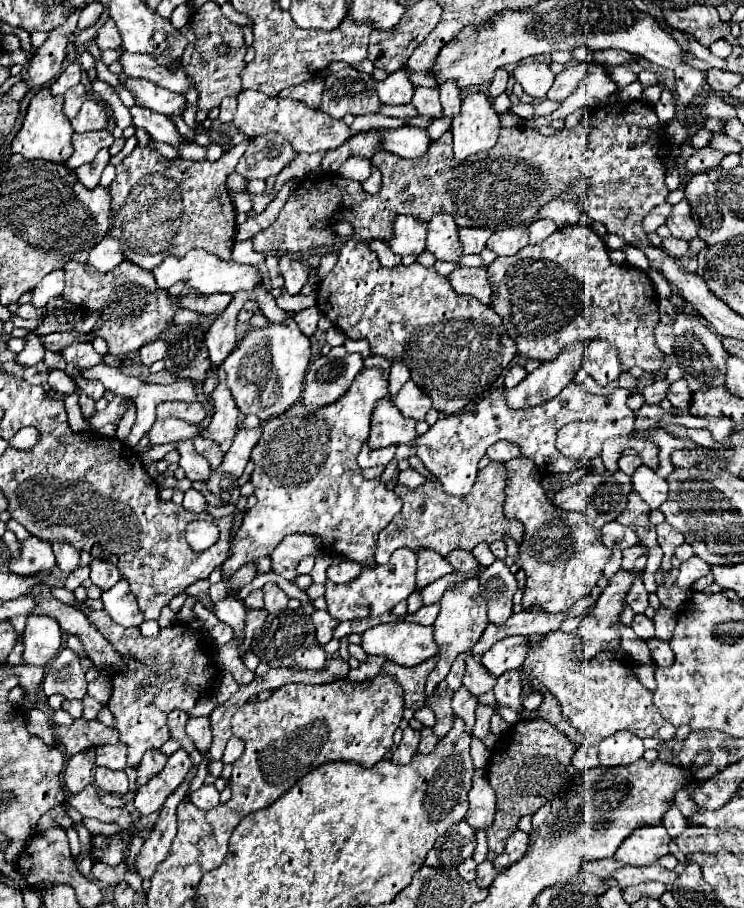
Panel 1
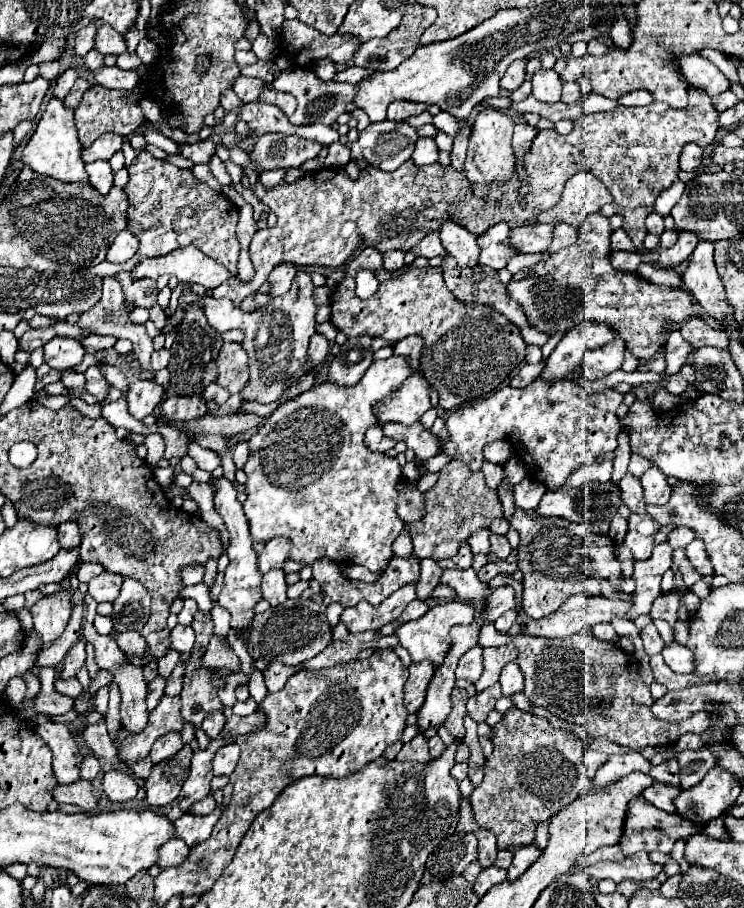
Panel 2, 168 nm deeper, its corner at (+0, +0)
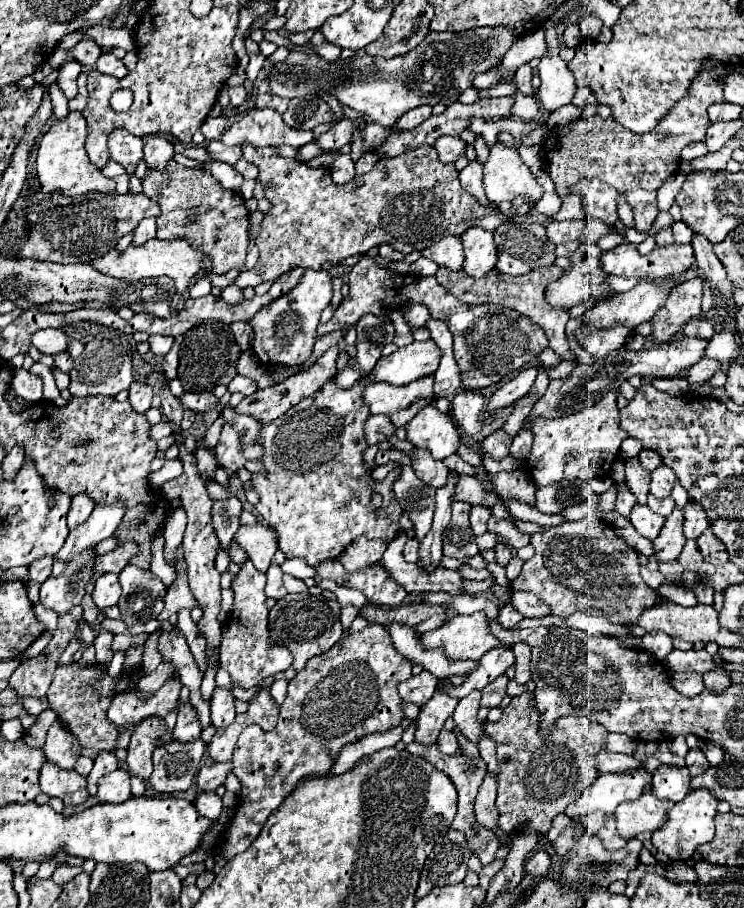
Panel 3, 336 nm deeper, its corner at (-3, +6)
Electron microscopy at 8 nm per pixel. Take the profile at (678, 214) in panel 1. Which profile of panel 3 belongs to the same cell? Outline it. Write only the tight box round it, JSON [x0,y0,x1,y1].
[601,244,695,280]

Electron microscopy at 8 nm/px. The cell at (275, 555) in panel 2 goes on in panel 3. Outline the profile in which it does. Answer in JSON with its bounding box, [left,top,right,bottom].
[233,524,277,572]

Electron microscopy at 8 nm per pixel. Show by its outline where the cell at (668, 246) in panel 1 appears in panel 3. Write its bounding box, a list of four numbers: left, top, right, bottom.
[671,222,693,244]

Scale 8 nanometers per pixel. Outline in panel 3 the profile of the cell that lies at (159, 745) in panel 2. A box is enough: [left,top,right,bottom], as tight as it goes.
[171,704,201,742]

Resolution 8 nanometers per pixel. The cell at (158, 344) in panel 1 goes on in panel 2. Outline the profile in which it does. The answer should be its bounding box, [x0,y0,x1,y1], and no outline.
[152,348,170,370]

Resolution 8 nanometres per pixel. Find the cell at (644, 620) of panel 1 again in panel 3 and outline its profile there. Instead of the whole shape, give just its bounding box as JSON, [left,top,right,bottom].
[643,632,673,660]

